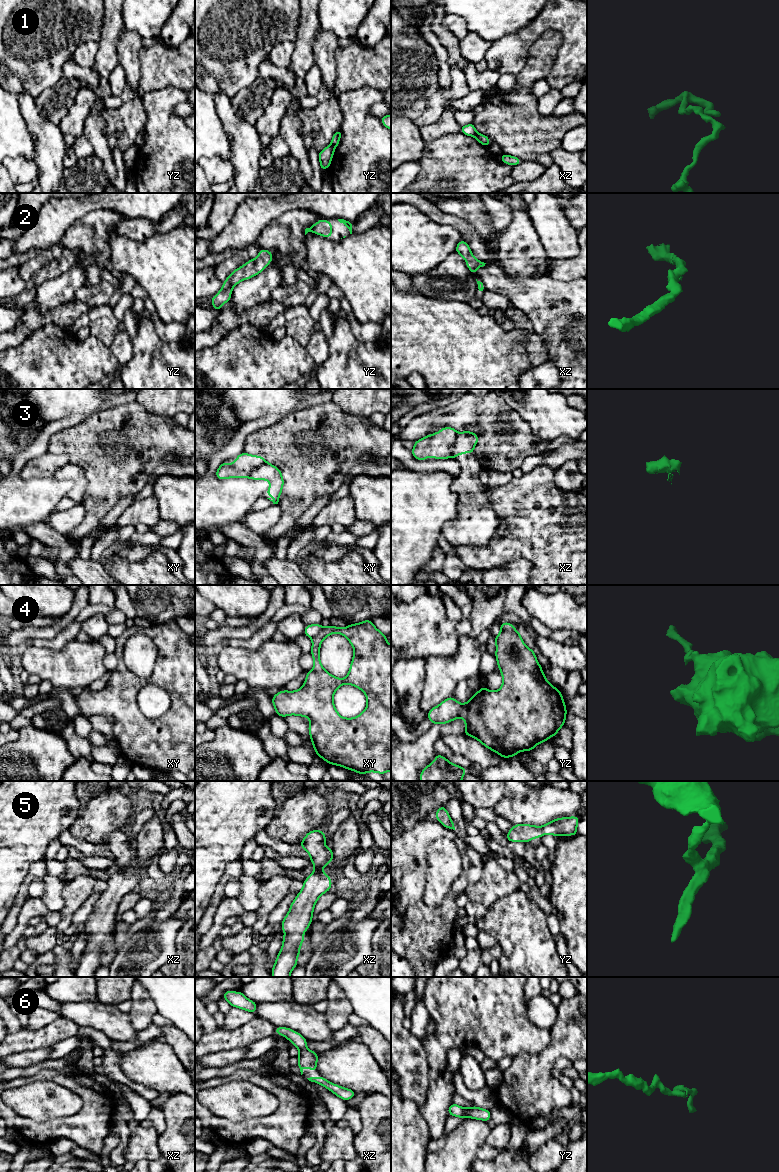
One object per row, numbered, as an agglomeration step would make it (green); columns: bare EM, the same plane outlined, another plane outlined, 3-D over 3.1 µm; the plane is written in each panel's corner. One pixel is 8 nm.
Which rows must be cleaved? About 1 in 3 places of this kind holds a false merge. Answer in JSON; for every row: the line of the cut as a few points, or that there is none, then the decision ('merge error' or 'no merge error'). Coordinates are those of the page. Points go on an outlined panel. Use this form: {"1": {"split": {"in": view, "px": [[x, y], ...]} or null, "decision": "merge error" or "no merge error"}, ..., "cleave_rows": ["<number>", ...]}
{"1": {"split": {"in": "yz", "px": [[331, 143], [334, 148]]}, "decision": "merge error"}, "2": {"split": null, "decision": "no merge error"}, "3": {"split": {"in": "xz", "px": [[458, 433], [450, 456]]}, "decision": "merge error"}, "4": {"split": {"in": "yz", "px": [[514, 629], [501, 630]]}, "decision": "merge error"}, "5": {"split": null, "decision": "no merge error"}, "6": {"split": null, "decision": "no merge error"}, "cleave_rows": ["1", "3", "4"]}

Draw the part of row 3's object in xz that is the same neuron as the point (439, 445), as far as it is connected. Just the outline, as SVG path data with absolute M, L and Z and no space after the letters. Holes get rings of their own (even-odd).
M443 427L439 432L415 441L412 455L416 460L428 460L428 456L433 456L435 460L447 459L452 455L457 434L453 427Z

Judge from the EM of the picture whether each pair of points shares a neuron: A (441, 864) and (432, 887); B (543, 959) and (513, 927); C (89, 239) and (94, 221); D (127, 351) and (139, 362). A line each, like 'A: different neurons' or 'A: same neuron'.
A: same neuron
B: same neuron
C: same neuron
D: different neurons

